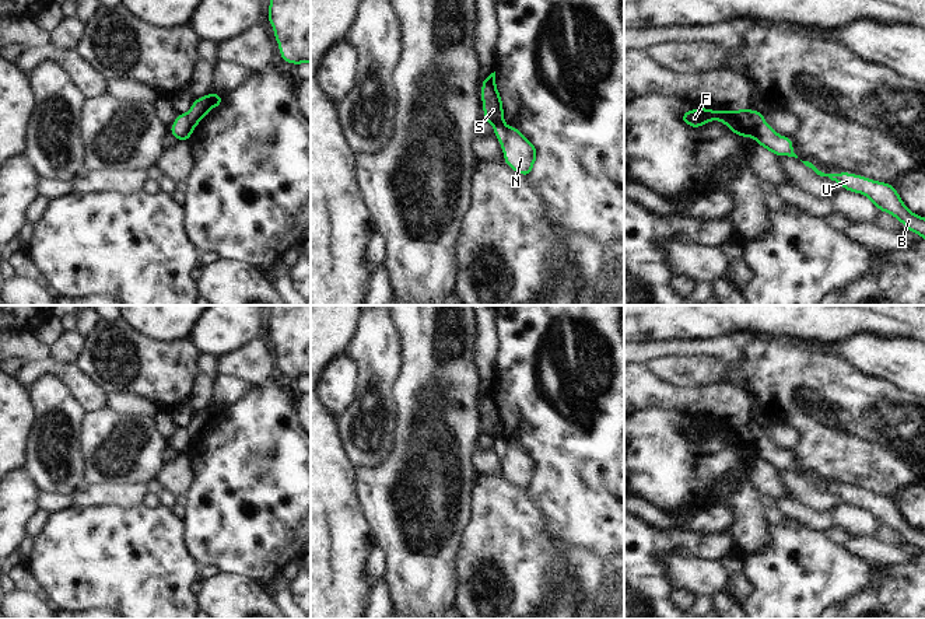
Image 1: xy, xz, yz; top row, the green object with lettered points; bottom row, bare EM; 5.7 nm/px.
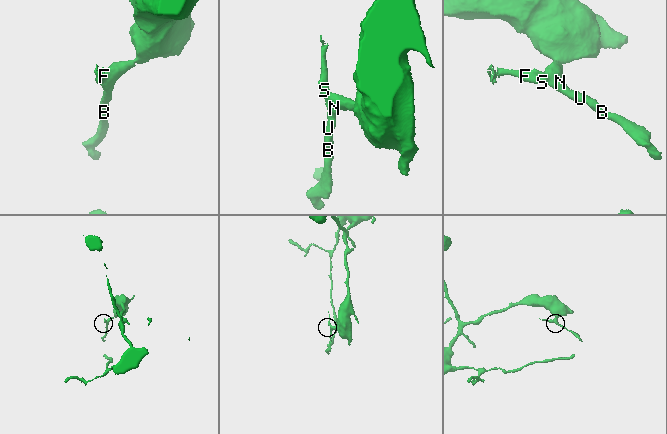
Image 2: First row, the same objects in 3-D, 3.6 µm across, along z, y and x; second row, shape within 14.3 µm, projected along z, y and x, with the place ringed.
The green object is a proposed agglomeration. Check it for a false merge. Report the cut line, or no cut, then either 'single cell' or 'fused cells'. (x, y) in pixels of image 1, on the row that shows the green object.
cut in yz along (750, 111), (757, 122), (754, 136); fused cells

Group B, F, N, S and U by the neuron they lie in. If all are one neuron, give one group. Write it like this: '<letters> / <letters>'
B N U / F S

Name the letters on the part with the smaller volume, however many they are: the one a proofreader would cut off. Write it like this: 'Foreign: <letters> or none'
Foreign: F, S.

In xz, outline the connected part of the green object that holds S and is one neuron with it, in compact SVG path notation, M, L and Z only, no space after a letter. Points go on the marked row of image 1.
M495 71L483 78L481 88L484 120L494 127L504 122L504 111L501 97L495 87Z

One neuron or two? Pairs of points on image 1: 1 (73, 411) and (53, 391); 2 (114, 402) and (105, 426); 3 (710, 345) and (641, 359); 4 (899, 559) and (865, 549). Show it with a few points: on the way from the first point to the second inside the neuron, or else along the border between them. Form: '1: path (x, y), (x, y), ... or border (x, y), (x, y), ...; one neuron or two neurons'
1: path (69, 406), (58, 395); one neuron
2: border (107, 406), (122, 415), (143, 416); two neurons
3: path (693, 348), (658, 348); one neuron
4: path (890, 555), (873, 551); one neuron

